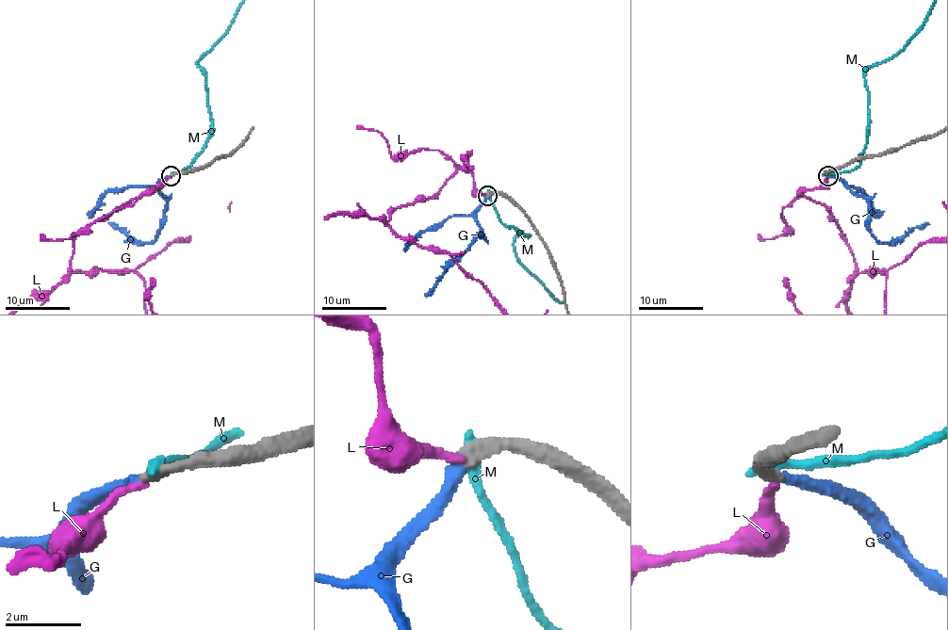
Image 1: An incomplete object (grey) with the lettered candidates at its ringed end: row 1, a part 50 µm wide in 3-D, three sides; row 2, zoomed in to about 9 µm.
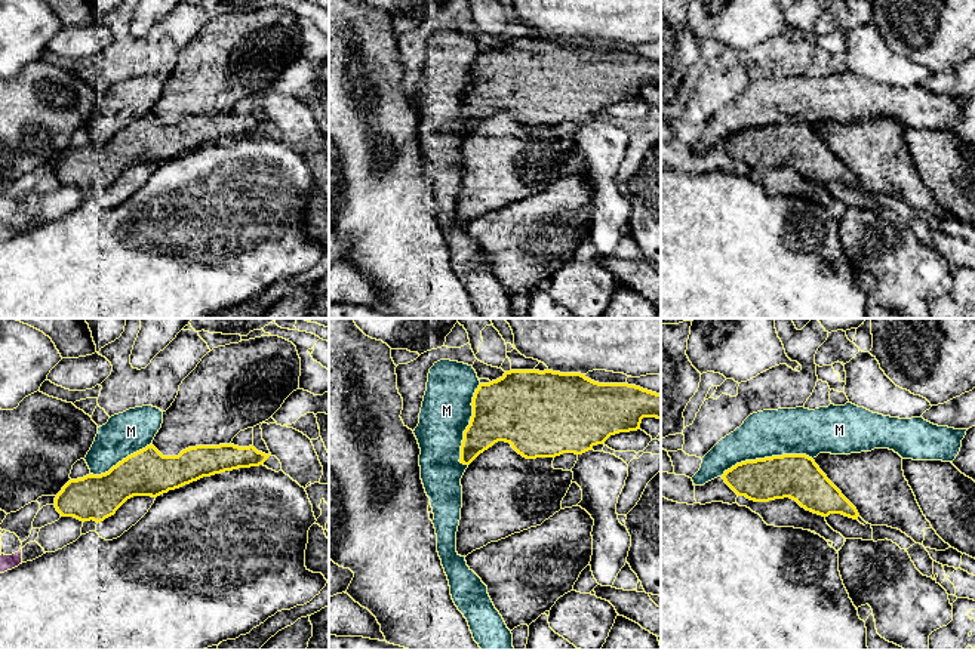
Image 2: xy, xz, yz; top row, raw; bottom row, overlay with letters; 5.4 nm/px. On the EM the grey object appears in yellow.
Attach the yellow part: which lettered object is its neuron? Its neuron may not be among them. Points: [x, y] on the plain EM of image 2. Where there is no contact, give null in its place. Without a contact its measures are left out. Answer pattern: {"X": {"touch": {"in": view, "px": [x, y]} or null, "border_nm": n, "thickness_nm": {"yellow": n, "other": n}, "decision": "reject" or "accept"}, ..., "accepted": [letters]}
{"G": {"touch": null, "decision": "accept"}, "L": {"touch": null, "decision": "reject"}, "M": {"touch": {"in": "yz", "px": [766, 126]}, "border_nm": 500, "thickness_nm": {"yellow": 240, "other": 260}, "decision": "reject"}, "accepted": ["G"]}

